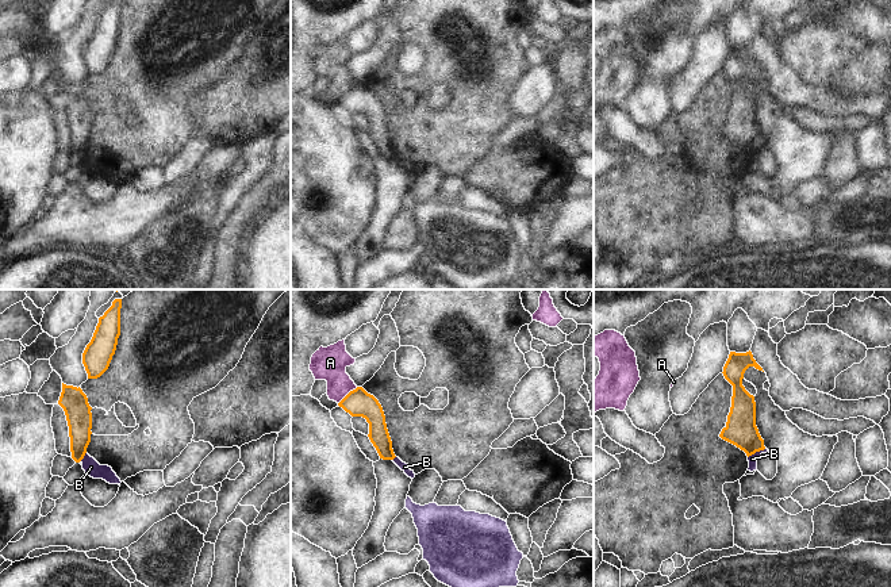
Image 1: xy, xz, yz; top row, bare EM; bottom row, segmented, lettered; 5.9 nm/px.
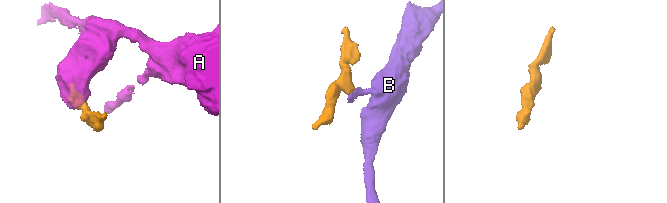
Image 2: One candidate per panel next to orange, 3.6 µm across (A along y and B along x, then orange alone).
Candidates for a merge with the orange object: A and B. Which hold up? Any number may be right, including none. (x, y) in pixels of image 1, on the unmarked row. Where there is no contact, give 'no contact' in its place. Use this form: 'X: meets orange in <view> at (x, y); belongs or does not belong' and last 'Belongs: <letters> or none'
A: meets orange in xz at (348, 91); does not belong
B: meets orange in yz at (756, 148); does not belong
Belongs: none

